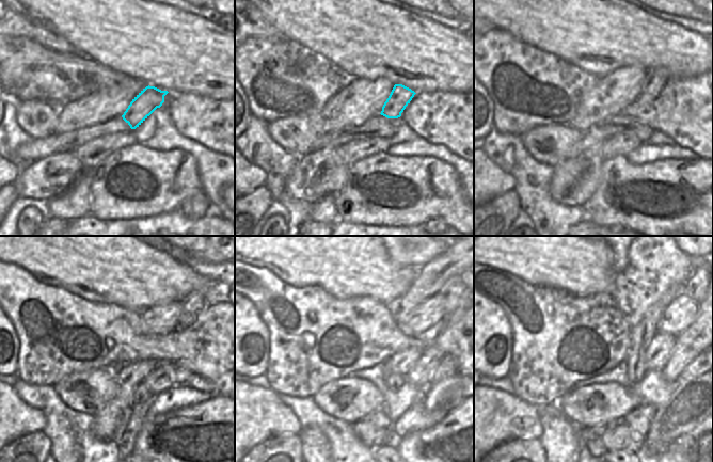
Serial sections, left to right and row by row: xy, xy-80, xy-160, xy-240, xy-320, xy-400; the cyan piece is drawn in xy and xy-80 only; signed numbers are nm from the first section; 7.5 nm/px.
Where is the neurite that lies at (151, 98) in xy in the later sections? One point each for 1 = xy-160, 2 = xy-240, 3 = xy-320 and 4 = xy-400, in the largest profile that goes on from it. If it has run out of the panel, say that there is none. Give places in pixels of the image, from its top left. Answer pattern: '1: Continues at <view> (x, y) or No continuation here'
1: Continues at xy-160 (655, 78)
2: Continues at xy-240 (192, 304)
3: Continues at xy-320 (452, 292)
4: Continues at xy-400 (691, 287).

